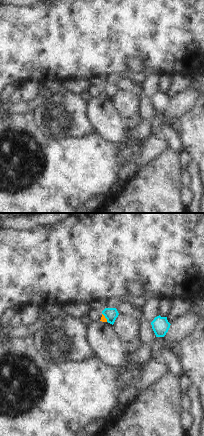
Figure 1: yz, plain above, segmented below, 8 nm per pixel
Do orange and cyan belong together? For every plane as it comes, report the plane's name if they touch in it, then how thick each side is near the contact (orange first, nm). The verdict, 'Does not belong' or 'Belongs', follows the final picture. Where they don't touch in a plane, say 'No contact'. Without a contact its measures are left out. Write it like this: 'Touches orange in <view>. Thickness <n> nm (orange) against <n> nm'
Touches orange in yz. Thickness 50 nm (orange) against 100 nm

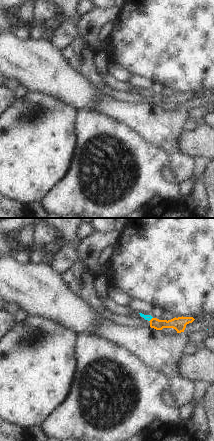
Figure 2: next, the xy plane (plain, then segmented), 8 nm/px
Touches orange in xy. Thickness 110 nm (orange) against 50 nm

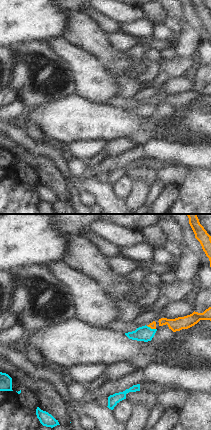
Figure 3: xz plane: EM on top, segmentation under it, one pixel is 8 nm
Touches orange in xz. Thickness 50 nm (orange) against 120 nm

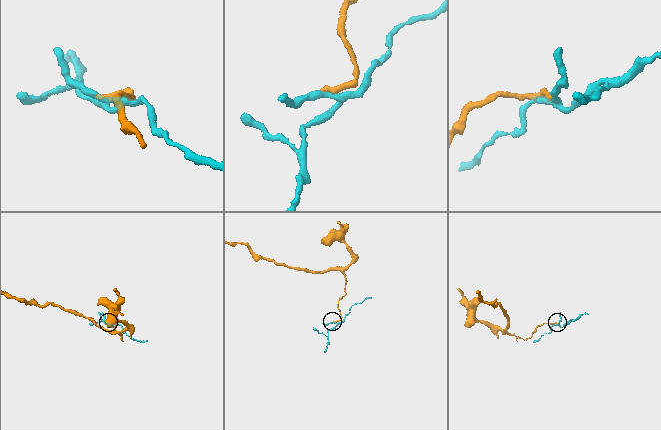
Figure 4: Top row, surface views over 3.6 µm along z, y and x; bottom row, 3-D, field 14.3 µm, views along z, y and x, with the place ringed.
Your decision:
Does not belong

